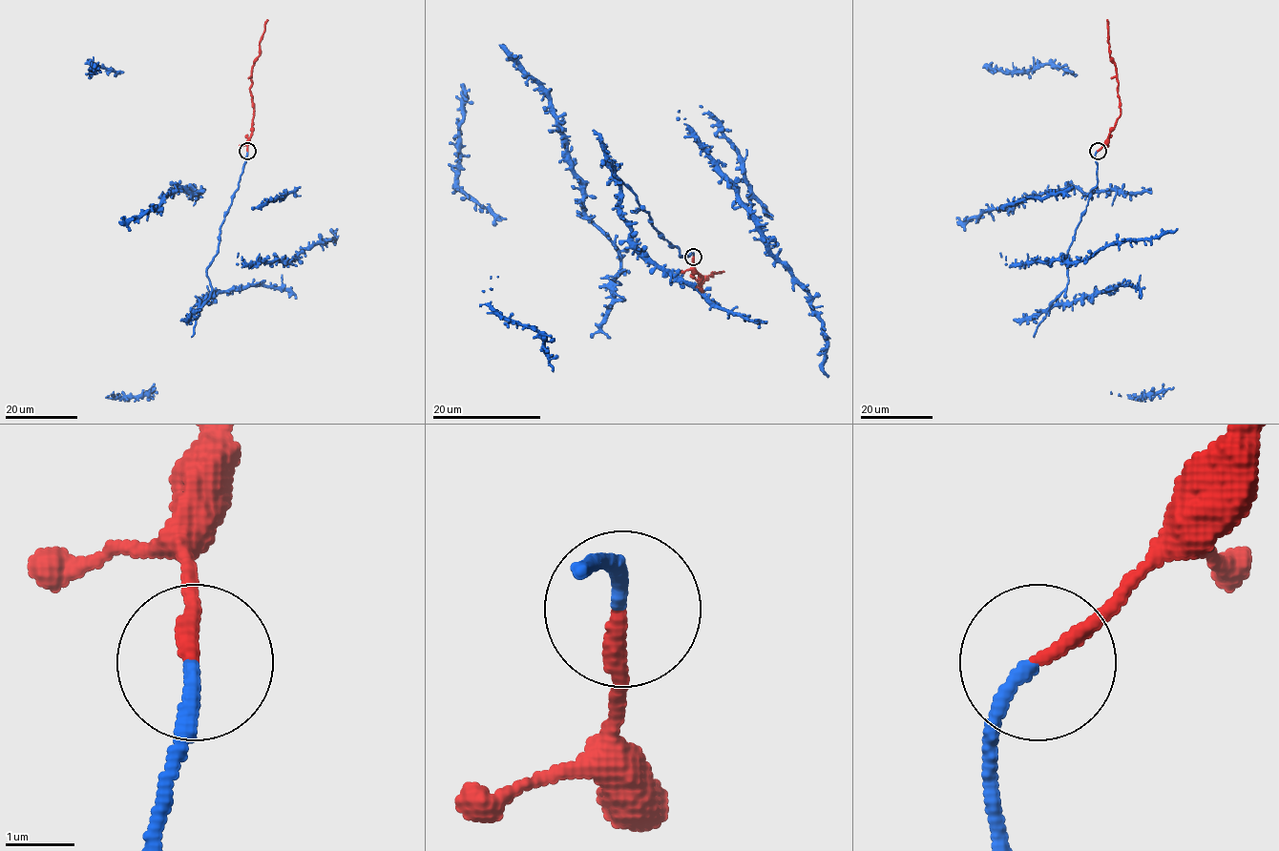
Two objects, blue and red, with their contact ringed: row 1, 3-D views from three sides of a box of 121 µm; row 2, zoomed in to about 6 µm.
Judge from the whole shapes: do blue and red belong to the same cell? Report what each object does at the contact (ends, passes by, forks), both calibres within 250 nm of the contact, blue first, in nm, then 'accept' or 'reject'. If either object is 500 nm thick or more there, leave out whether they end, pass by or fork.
blue ends; red ends; calibres 200 and 240 nm; accept

